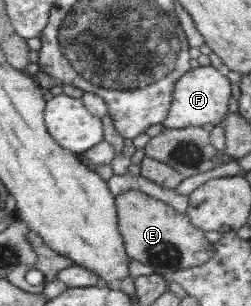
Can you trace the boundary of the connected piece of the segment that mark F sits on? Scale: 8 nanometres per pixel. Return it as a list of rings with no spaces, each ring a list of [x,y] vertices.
[[[200,66],[190,69],[177,82],[174,88],[174,102],[170,113],[161,124],[165,128],[187,128],[190,126],[203,127],[206,124],[222,126],[225,117],[229,114],[230,98],[232,98],[232,84],[225,74],[210,66]]]

